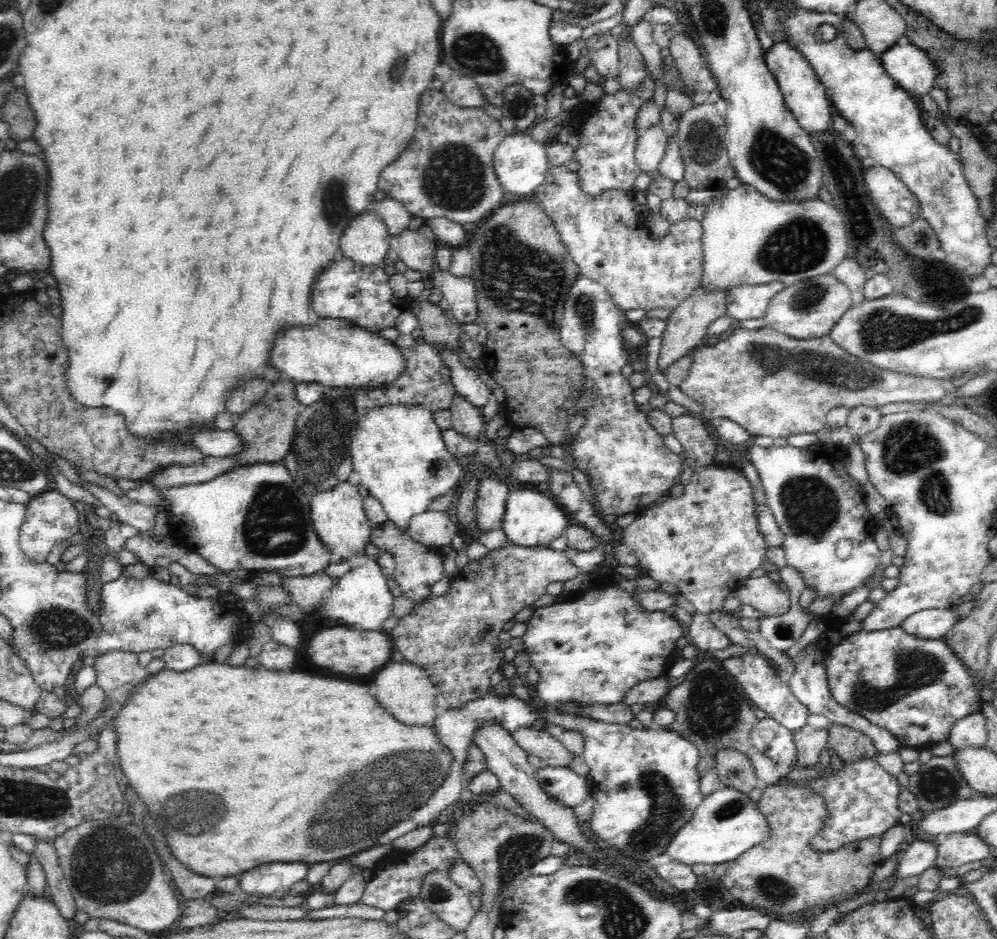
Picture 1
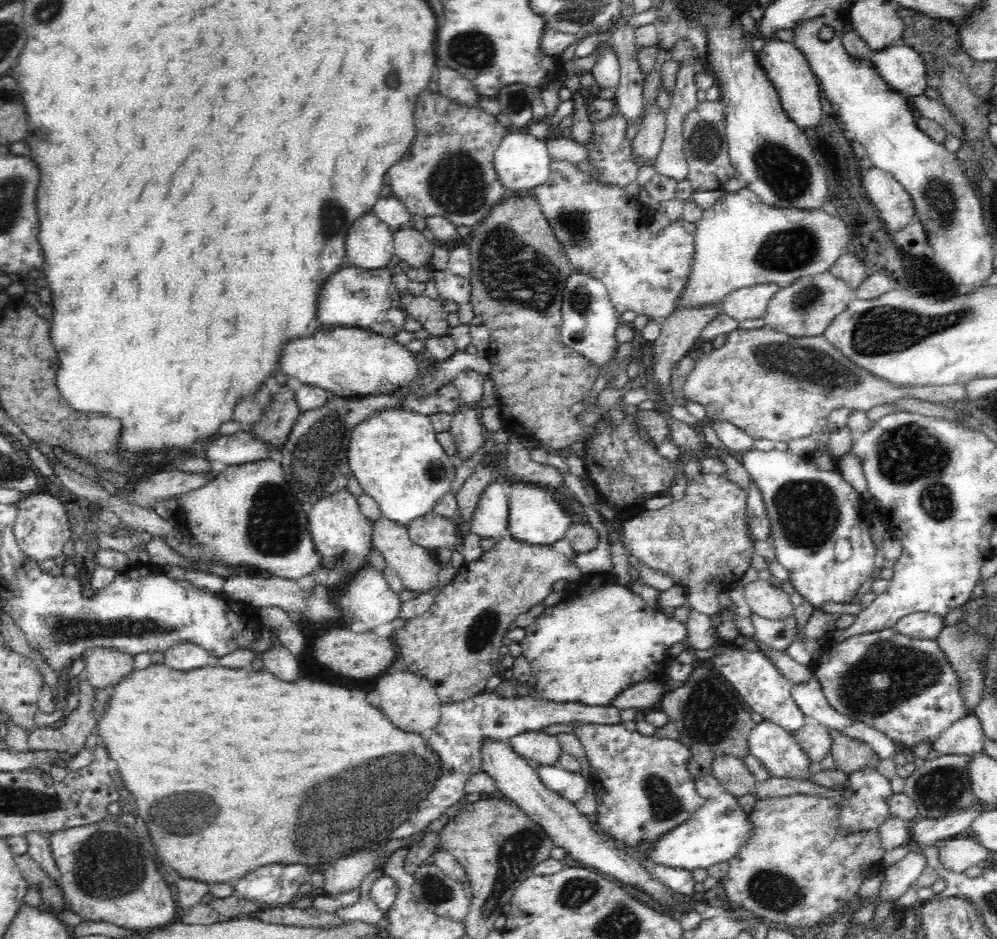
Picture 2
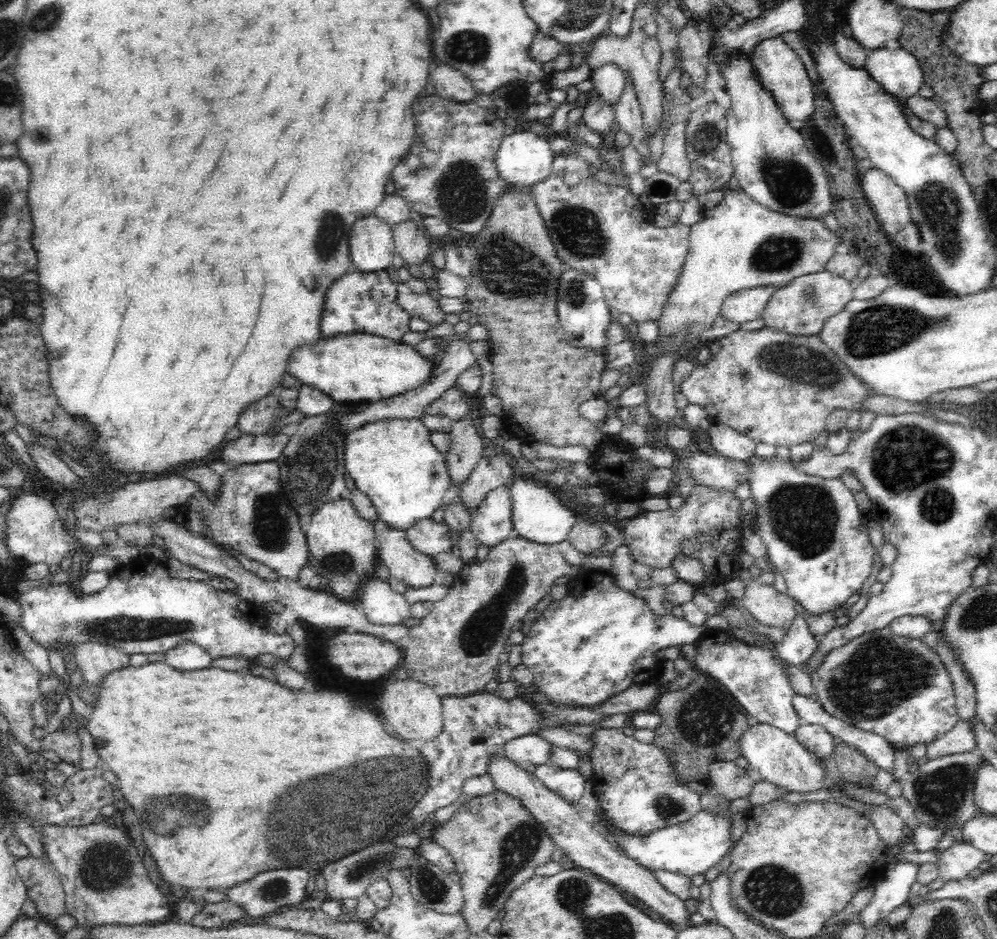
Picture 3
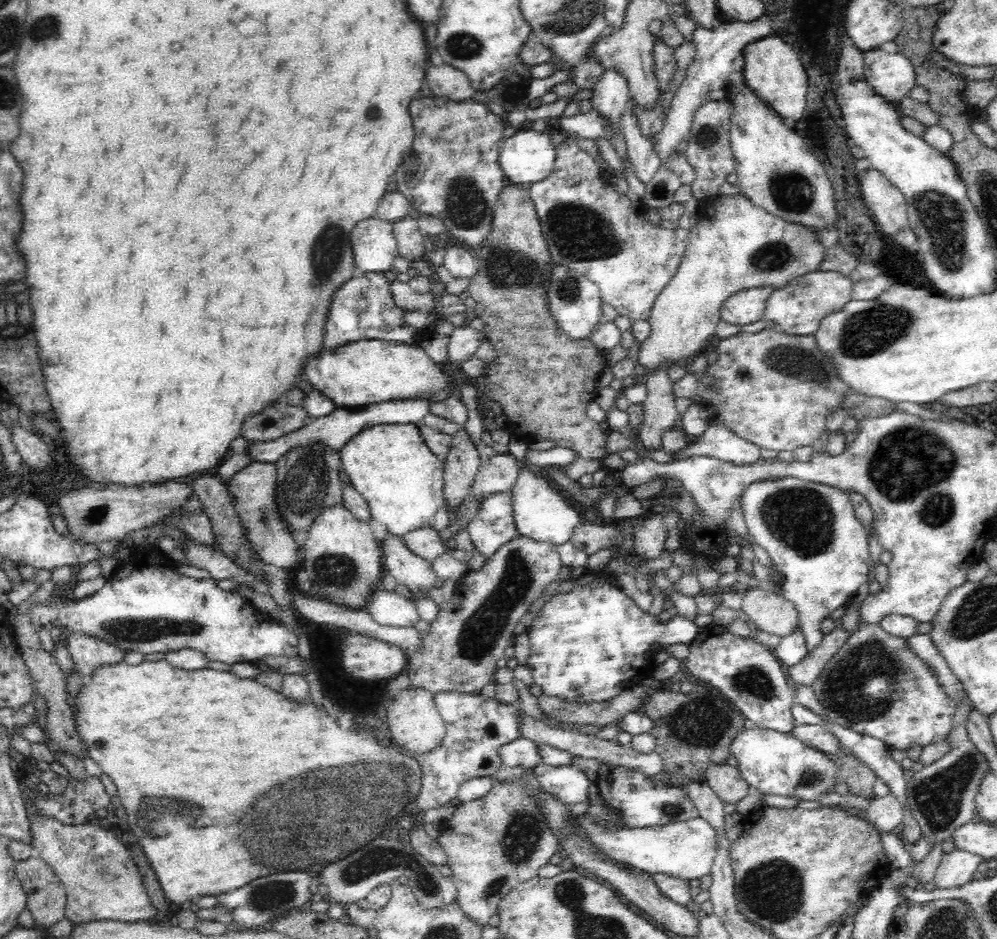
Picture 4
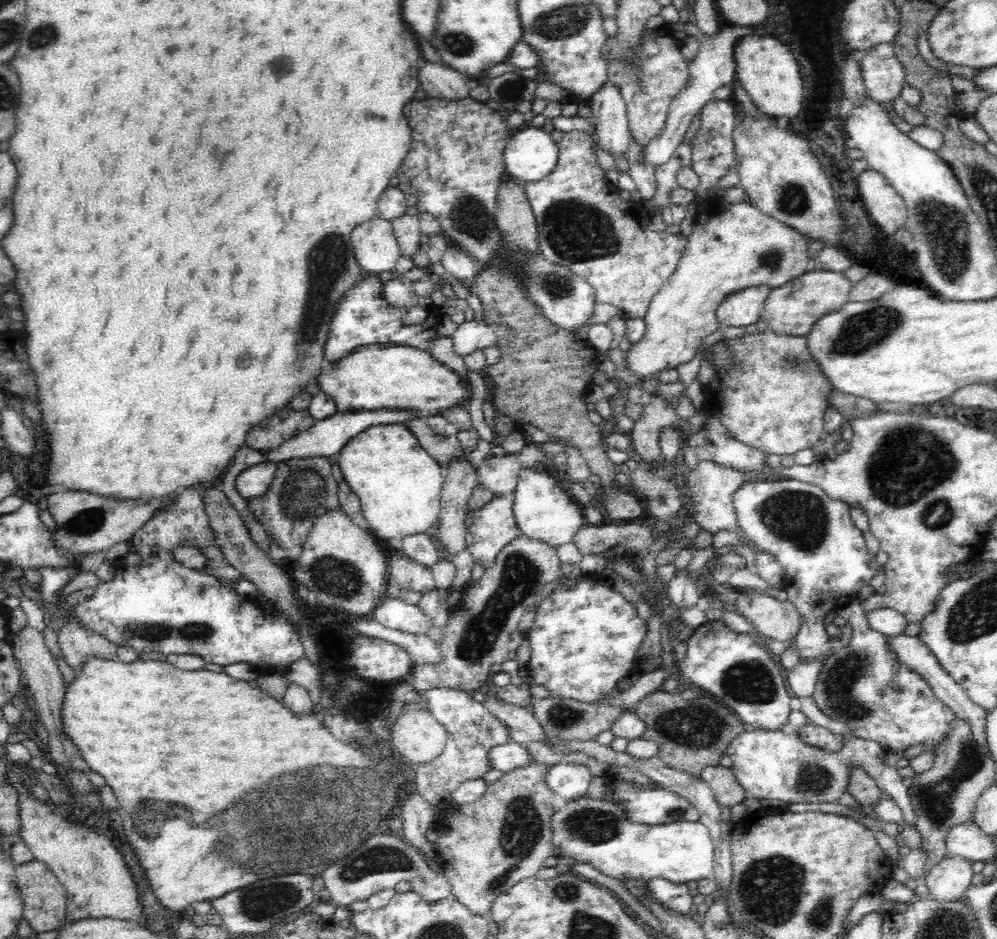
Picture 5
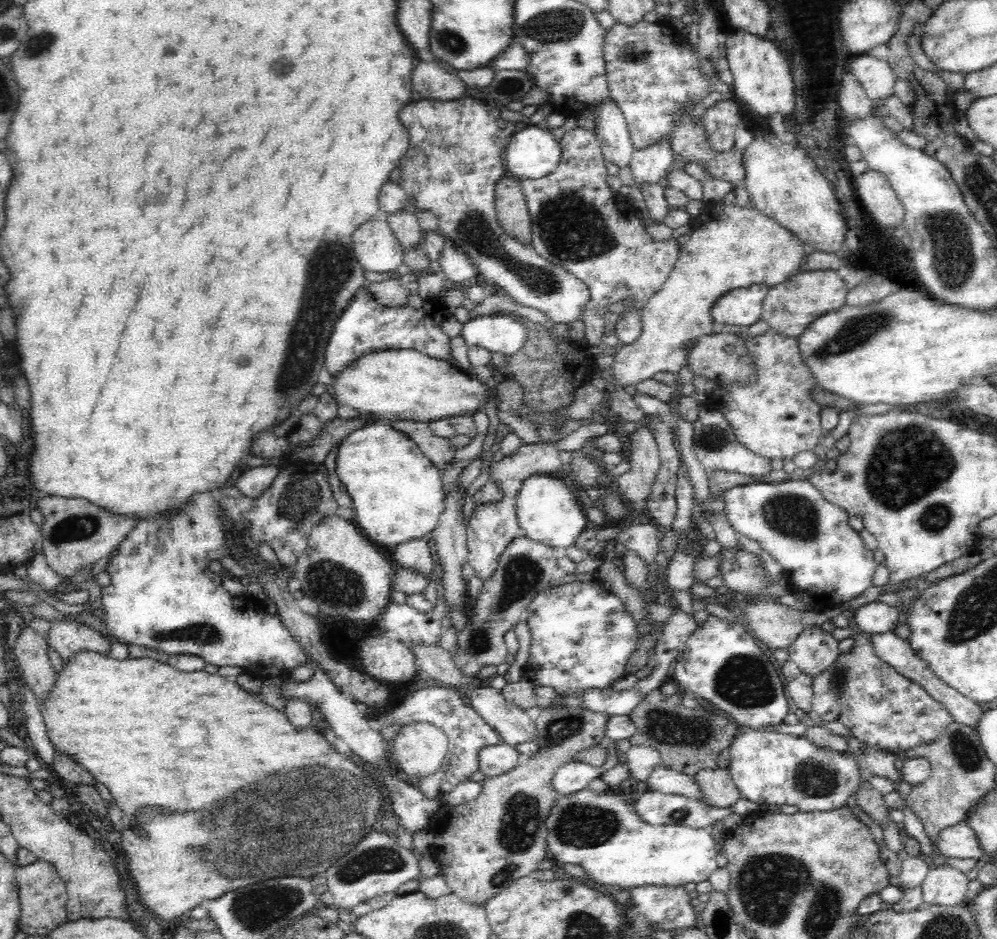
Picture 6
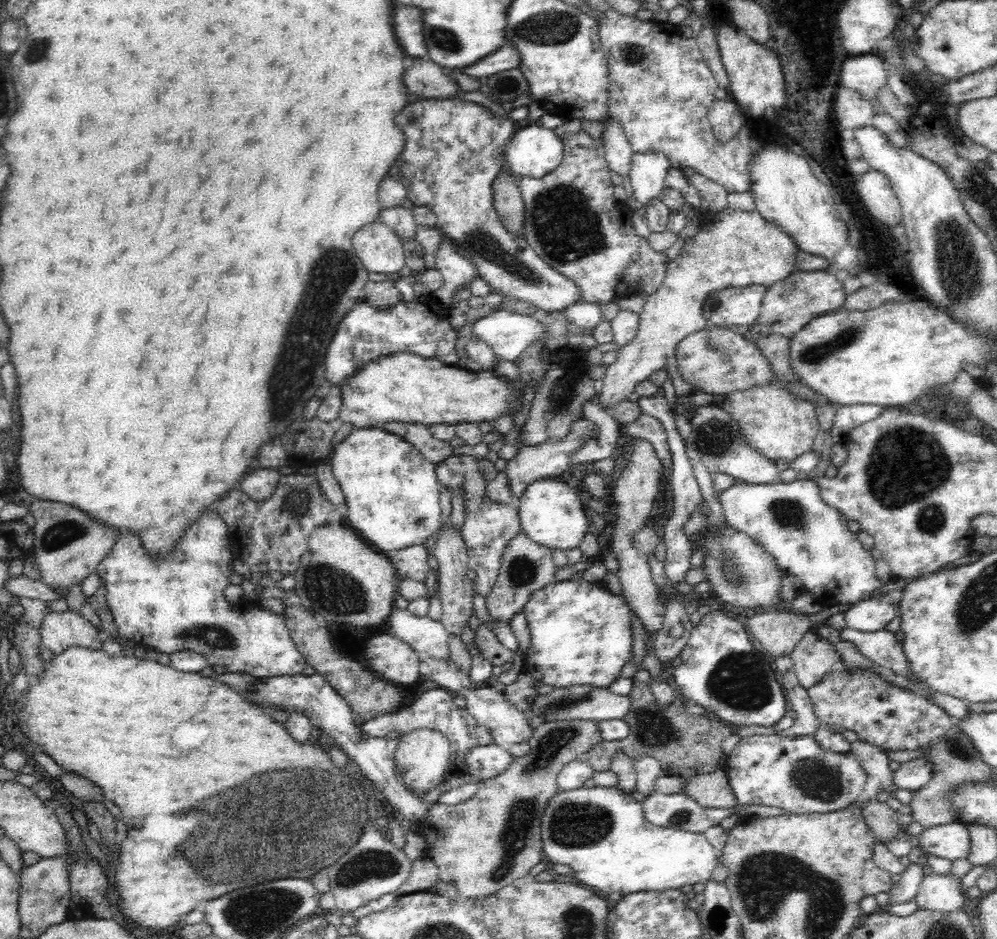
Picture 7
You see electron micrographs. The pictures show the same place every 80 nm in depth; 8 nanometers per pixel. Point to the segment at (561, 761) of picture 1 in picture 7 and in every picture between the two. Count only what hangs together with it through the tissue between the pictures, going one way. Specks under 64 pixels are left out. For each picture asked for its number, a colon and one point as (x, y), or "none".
2: (532, 745)
3: (532, 748)
4: (525, 752)
5: (512, 755)
6: (493, 761)
7: (484, 762)

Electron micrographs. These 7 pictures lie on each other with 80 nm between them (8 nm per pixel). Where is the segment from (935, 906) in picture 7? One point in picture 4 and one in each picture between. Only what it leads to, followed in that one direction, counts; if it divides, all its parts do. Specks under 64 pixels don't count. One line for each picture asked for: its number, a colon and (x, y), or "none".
4: (957, 867)
5: (947, 881)
6: (943, 885)

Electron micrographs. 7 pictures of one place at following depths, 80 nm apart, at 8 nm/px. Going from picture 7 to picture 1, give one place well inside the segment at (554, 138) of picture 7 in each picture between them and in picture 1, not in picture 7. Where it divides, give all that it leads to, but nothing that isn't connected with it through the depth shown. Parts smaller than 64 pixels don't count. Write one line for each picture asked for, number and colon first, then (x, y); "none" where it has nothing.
1: (520, 162)
2: (522, 162)
3: (523, 159)
4: (528, 156)
5: (530, 154)
6: (533, 152)

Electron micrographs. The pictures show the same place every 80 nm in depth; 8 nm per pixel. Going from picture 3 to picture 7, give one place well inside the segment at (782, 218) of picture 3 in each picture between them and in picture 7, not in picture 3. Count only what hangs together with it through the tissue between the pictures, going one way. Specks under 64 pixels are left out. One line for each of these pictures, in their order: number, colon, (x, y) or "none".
4: (741, 246)
5: (739, 247)
6: (743, 247)
7: (741, 248)

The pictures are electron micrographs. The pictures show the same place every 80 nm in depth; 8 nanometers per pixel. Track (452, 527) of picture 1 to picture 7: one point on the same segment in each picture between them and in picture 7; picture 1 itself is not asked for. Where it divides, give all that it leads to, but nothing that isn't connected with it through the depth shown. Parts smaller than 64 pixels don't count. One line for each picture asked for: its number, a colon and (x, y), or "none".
2: (431, 531)
3: (427, 536)
4: (426, 542)
5: (422, 548)
6: (418, 553)
7: (415, 562)

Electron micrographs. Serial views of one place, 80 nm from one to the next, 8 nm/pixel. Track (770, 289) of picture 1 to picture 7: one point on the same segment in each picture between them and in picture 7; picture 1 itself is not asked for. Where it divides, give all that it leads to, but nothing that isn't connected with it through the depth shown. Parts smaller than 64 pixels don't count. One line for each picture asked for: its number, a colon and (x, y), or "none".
2: (750, 303)
3: (748, 304)
4: (746, 306)
5: (744, 307)
6: (742, 307)
7: (731, 306)

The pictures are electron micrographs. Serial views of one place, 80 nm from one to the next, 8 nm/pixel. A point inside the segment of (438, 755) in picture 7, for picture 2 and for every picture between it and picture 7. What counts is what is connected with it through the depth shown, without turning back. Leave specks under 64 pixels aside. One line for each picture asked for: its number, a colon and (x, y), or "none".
2: (410, 701)
3: (413, 710)
4: (413, 718)
5: (418, 737)
6: (420, 747)

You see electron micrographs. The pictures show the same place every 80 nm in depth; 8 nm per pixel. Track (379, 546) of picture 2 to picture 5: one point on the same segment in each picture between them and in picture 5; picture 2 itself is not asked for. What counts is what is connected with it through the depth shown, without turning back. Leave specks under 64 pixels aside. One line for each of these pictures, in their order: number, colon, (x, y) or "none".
3: (417, 570)
4: (417, 574)
5: (410, 575)

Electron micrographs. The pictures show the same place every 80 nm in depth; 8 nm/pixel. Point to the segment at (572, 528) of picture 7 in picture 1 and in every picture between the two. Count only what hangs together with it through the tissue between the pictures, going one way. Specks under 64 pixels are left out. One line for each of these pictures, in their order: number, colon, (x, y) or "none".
1: (532, 519)
2: (534, 517)
3: (538, 515)
4: (540, 511)
5: (544, 511)
6: (548, 512)

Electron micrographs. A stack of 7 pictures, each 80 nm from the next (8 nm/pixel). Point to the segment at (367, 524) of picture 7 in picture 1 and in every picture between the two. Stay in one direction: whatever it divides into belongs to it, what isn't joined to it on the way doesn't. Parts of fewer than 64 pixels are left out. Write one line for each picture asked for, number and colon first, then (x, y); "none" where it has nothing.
1: (398, 451)
2: (395, 455)
3: (393, 462)
4: (390, 466)
5: (399, 485)
6: (397, 493)

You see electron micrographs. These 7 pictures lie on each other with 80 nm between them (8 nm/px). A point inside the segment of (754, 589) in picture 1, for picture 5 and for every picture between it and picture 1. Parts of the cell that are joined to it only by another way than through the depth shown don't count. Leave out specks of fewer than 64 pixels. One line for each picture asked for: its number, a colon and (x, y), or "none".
2: (766, 600)
3: (768, 606)
4: (770, 612)
5: (780, 620)

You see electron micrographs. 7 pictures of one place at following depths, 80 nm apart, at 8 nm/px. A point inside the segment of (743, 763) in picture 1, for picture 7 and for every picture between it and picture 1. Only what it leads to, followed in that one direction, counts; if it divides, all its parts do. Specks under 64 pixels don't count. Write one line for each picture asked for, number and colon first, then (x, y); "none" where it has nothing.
2: (730, 771)
3: (730, 781)
4: (726, 781)
5: (724, 785)
6: (718, 787)
7: (712, 789)

